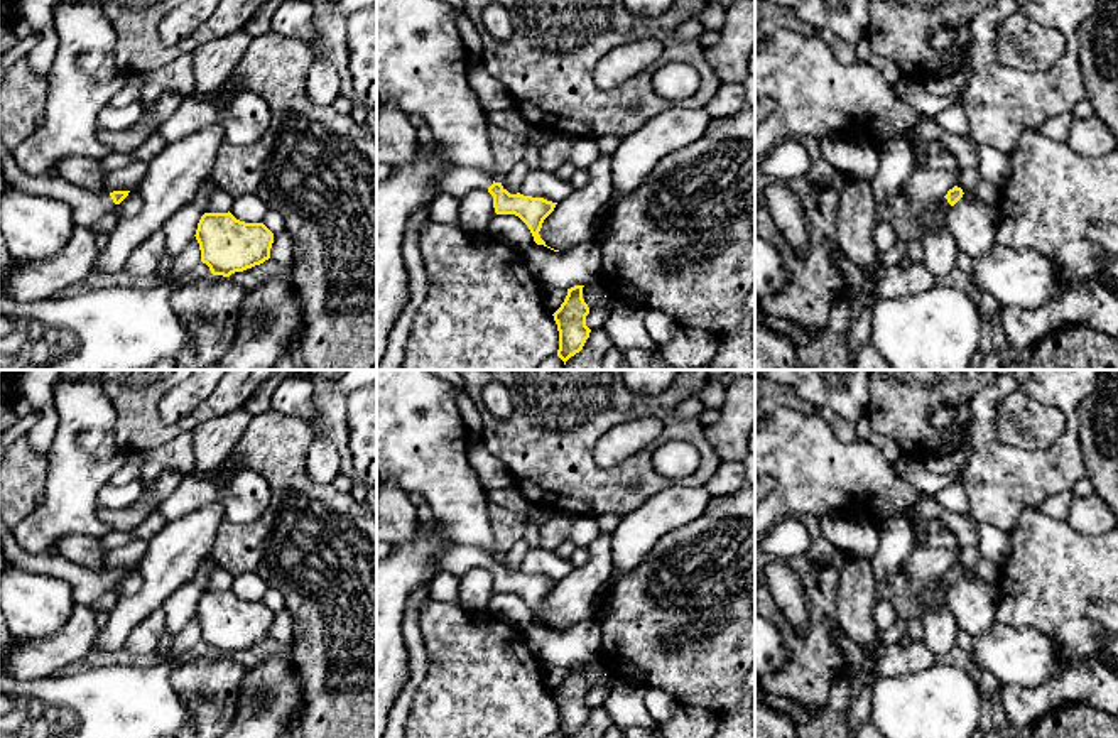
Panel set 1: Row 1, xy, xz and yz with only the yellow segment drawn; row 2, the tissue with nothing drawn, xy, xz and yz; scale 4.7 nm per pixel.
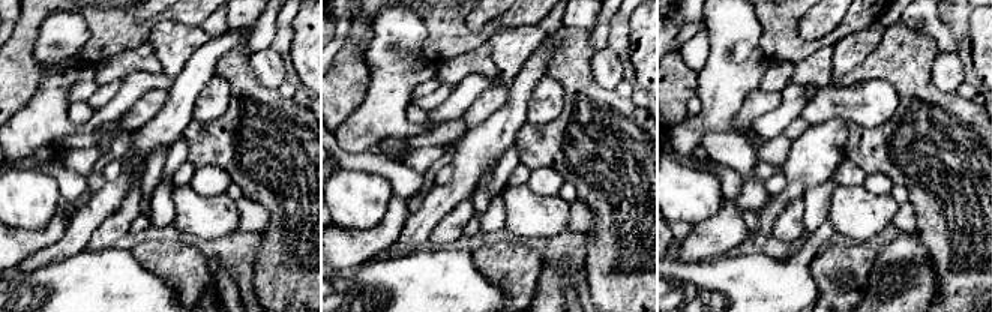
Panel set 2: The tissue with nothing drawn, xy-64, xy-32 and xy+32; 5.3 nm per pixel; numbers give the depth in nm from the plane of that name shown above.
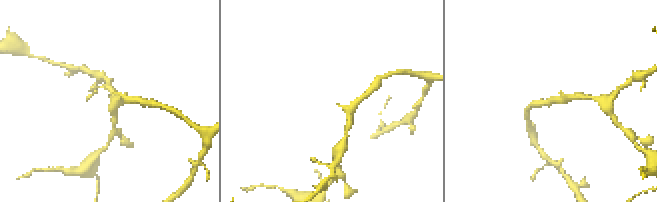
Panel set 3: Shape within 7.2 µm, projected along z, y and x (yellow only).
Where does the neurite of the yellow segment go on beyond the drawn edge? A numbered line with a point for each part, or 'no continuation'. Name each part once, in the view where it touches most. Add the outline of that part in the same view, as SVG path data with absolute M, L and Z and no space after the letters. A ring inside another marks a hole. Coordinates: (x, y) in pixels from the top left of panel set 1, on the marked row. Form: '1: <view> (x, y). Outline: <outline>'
1: xy (86, 206). Outline: M0 142L0 172L5 176L7 182L37 196L52 196L64 201L73 209L73 220L76 226L91 228L101 216L117 211L108 193L91 193L79 186L74 186L56 172L47 172L44 176L24 174L12 152Z

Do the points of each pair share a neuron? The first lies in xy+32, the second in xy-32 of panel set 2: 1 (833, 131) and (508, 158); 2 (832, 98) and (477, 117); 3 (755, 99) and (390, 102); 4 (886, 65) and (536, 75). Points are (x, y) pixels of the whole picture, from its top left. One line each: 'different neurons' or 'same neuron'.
1: different neurons
2: same neuron
3: different neurons
4: different neurons

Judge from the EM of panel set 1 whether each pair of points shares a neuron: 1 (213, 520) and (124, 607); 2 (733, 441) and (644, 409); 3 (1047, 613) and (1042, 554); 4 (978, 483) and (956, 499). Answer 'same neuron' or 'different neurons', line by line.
1: same neuron
2: different neurons
3: same neuron
4: different neurons

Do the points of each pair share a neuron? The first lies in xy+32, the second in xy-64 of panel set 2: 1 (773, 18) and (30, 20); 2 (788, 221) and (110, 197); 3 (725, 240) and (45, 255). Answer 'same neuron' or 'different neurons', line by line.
1: same neuron
2: different neurons
3: different neurons

